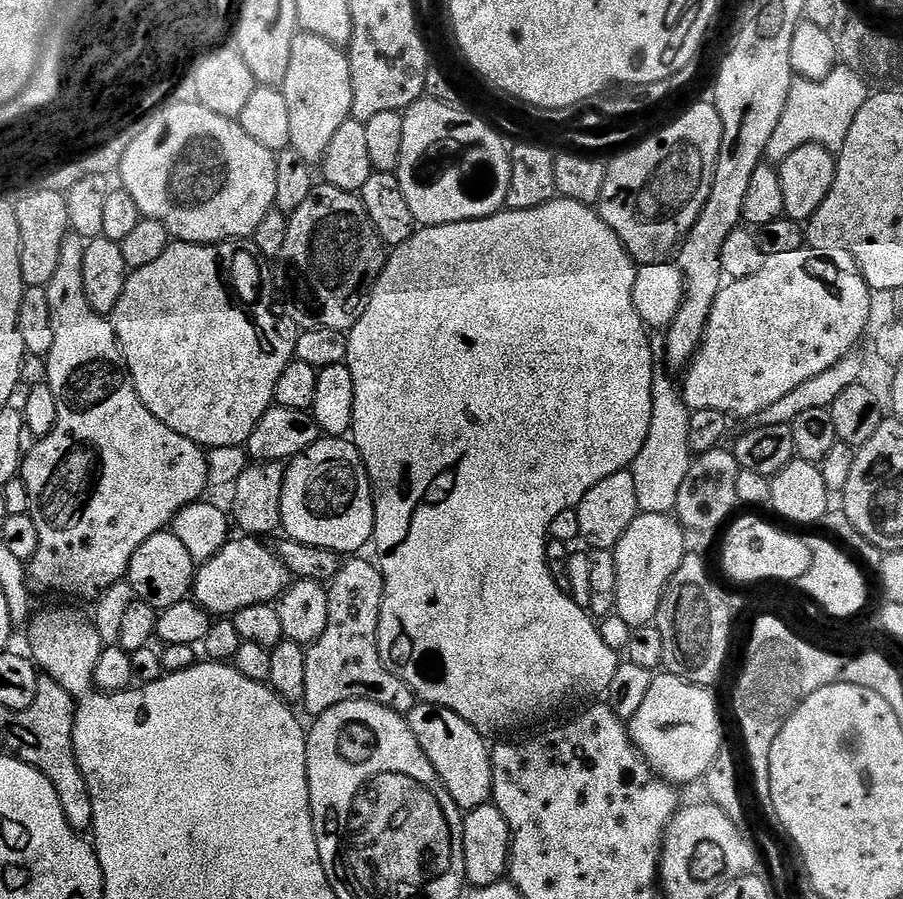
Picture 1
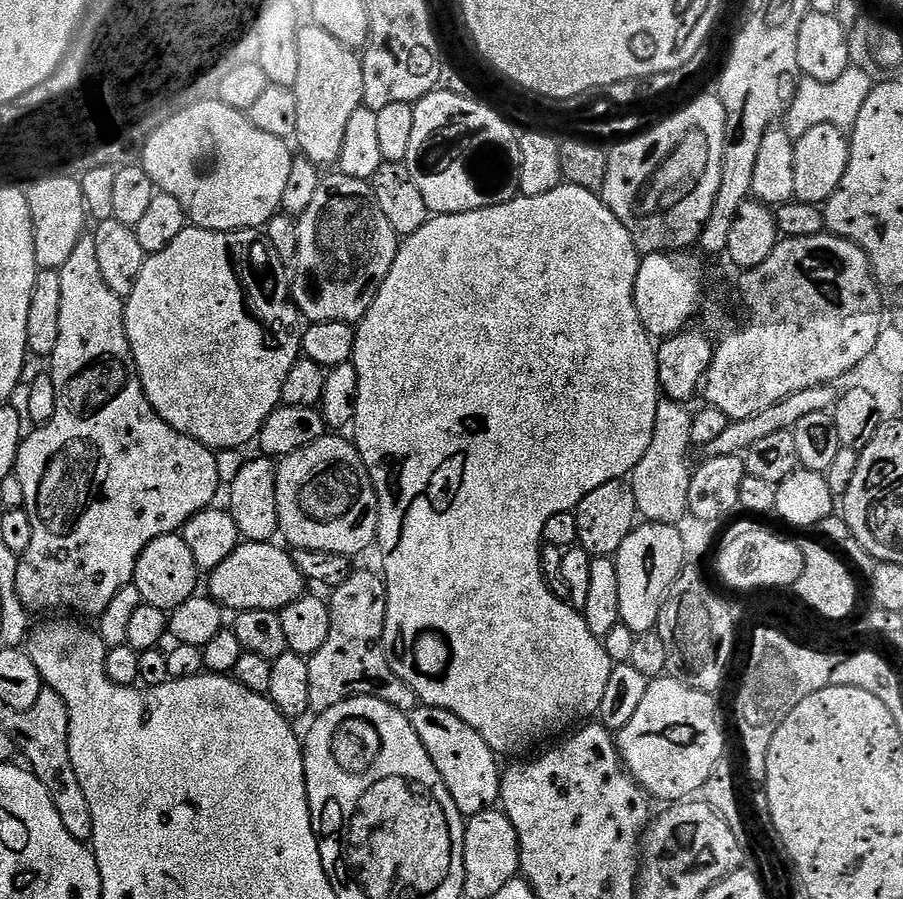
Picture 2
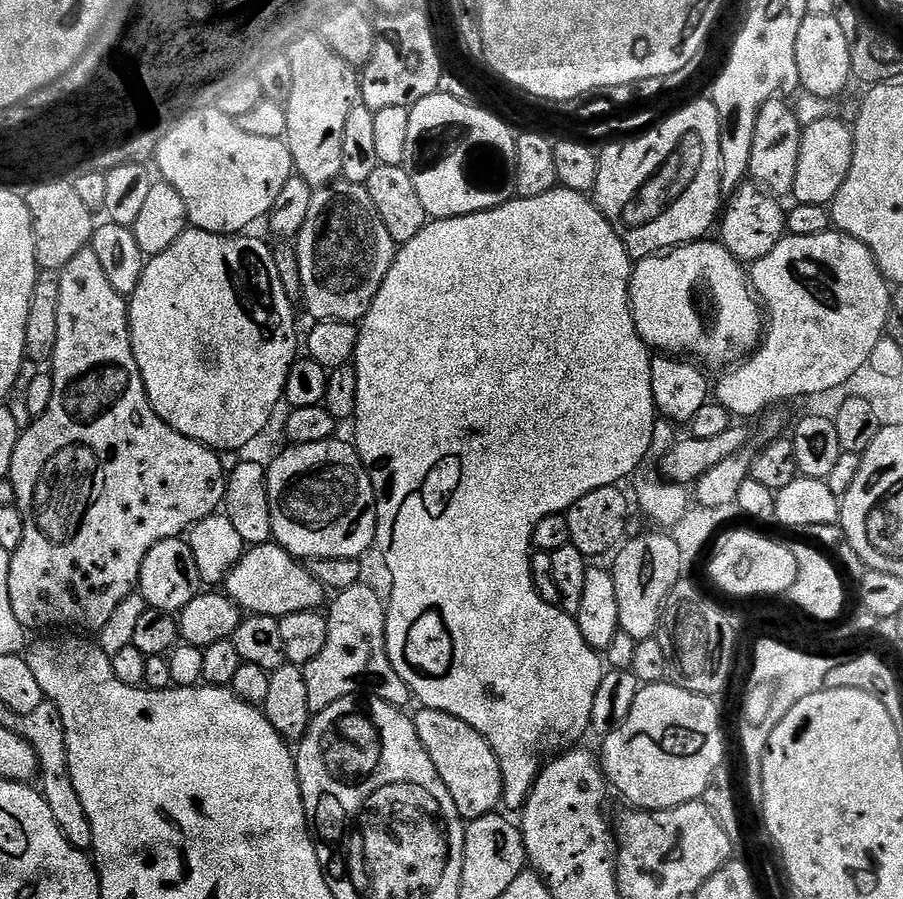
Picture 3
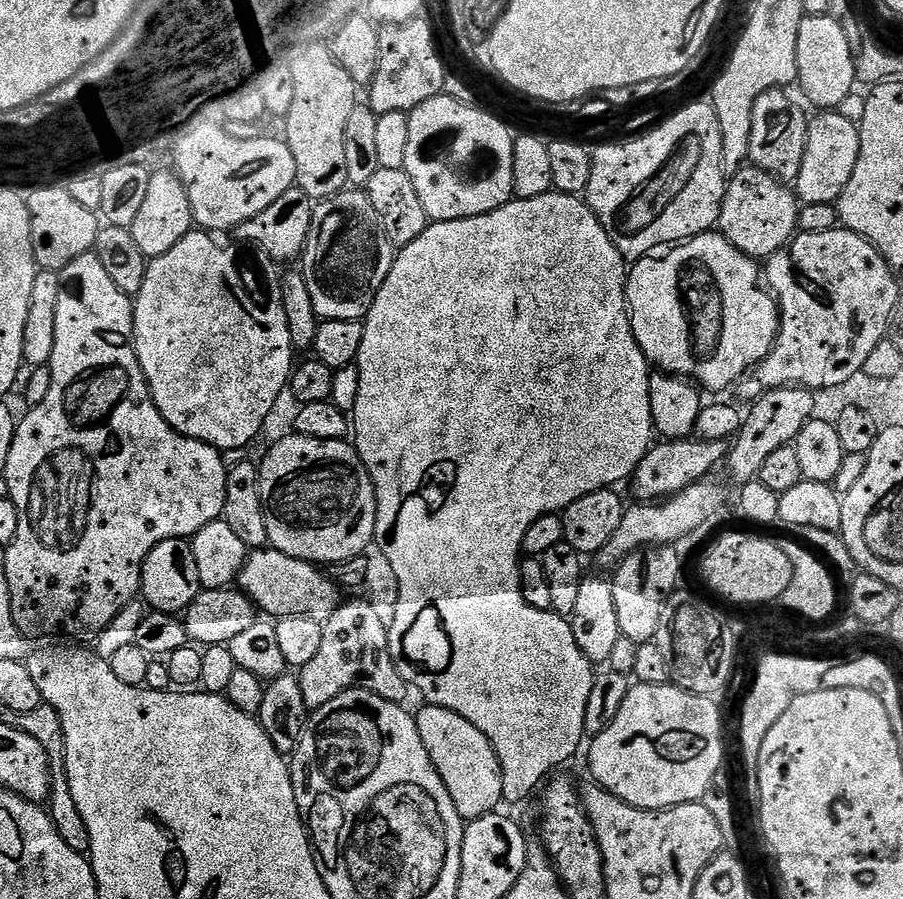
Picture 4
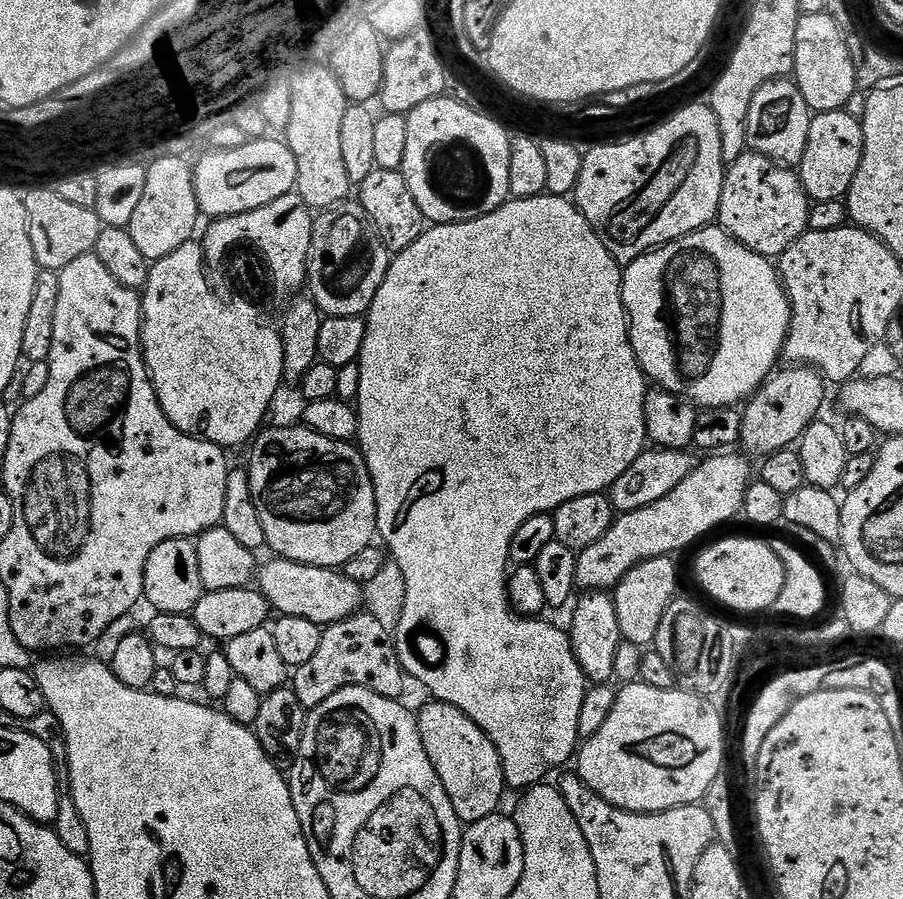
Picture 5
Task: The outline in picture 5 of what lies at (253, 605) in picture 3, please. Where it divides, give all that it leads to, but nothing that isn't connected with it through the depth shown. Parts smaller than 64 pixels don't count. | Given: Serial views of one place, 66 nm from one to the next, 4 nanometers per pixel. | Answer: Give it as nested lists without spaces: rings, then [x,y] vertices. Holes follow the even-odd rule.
[[[272,558],[258,572],[258,590],[271,606],[273,613],[280,616],[306,618],[310,622],[327,626],[355,616],[364,603],[364,589],[335,568],[319,568],[299,564],[293,560]]]

